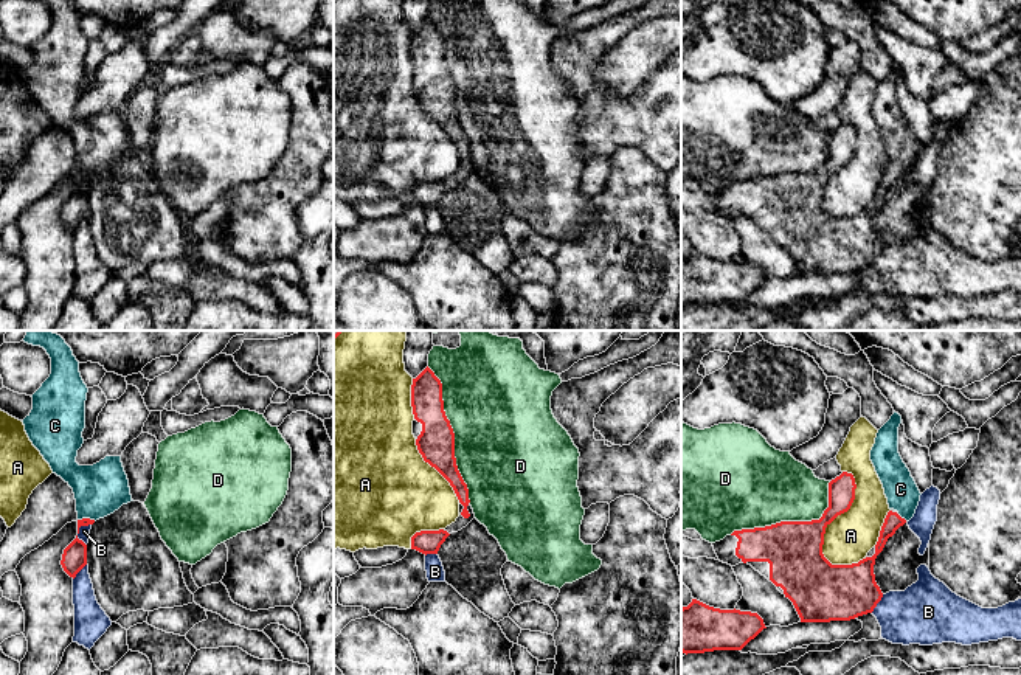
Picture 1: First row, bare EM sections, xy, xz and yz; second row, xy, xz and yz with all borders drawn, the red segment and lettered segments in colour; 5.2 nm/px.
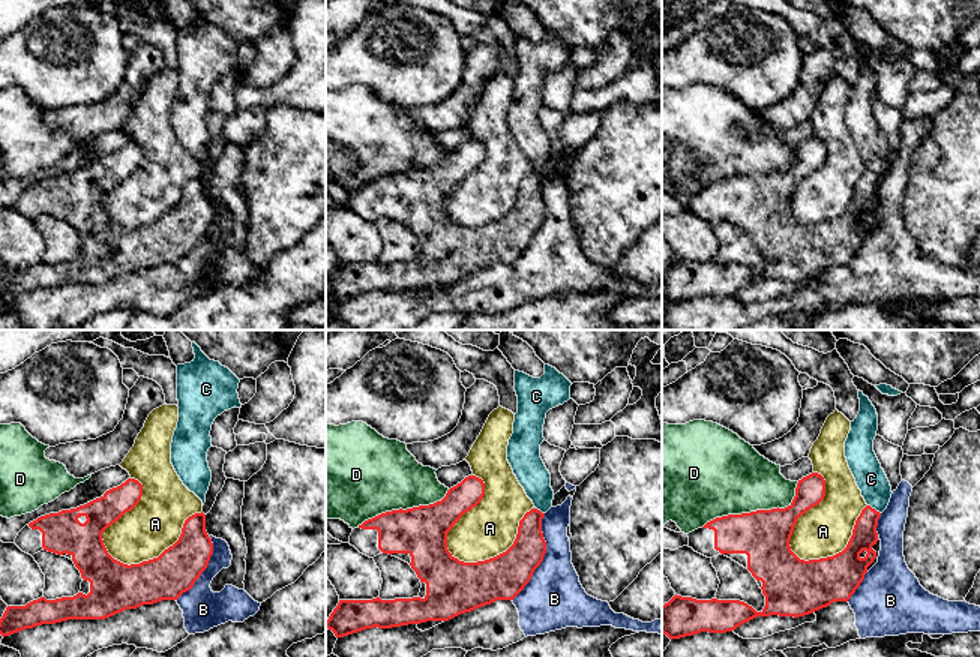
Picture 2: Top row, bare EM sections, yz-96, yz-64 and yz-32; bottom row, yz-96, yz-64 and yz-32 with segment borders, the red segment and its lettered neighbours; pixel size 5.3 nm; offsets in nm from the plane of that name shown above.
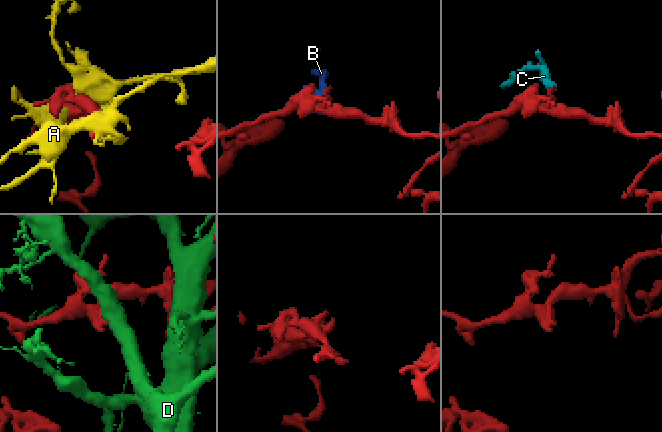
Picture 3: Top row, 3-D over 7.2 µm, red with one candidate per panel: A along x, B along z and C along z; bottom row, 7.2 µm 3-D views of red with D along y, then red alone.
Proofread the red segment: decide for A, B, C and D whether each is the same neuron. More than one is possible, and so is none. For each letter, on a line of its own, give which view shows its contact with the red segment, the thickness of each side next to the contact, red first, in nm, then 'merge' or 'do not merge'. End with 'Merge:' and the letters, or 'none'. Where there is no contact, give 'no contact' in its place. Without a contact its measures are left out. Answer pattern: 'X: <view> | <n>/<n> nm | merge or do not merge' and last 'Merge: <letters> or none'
A: yz | 220/240 nm | do not merge
B: yz | 280/320 nm | do not merge
C: yz | 90/170 nm | merge
D: xz | 190/500 nm | do not merge
Merge: C

